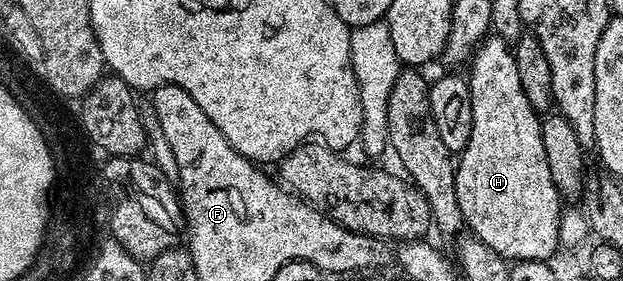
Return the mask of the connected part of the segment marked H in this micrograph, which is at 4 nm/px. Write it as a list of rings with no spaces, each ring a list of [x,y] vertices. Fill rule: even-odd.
[[[489,35],[481,41],[470,62],[472,70],[466,73],[470,87],[470,99],[474,111],[474,123],[470,131],[470,143],[456,161],[456,190],[458,207],[462,207],[464,224],[471,236],[482,239],[486,247],[498,251],[509,263],[518,261],[548,261],[561,248],[560,219],[562,198],[550,179],[550,167],[546,164],[546,151],[542,148],[541,118],[530,107],[526,91],[518,80],[518,67],[513,46],[501,37]]]

